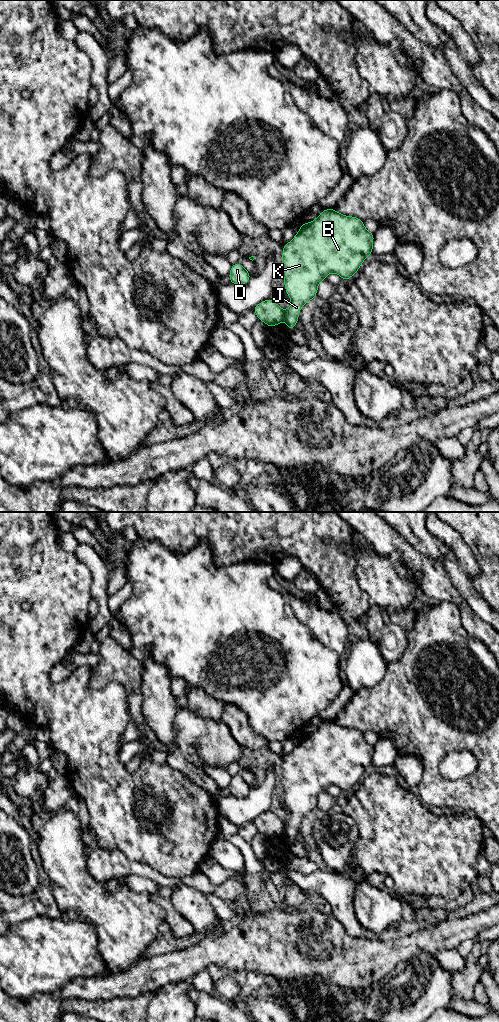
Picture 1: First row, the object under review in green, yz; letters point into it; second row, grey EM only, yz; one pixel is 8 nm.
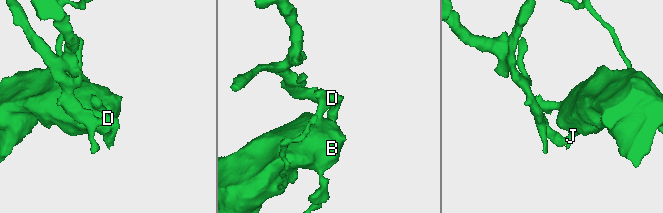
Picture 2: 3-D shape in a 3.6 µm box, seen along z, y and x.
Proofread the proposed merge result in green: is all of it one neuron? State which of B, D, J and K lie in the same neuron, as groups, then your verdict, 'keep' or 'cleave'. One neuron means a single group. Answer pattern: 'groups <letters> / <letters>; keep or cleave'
groups B J K / D; cleave

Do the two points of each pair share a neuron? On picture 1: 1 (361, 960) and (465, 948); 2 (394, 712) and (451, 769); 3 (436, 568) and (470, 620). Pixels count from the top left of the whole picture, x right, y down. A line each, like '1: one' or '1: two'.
1: two
2: two
3: one

